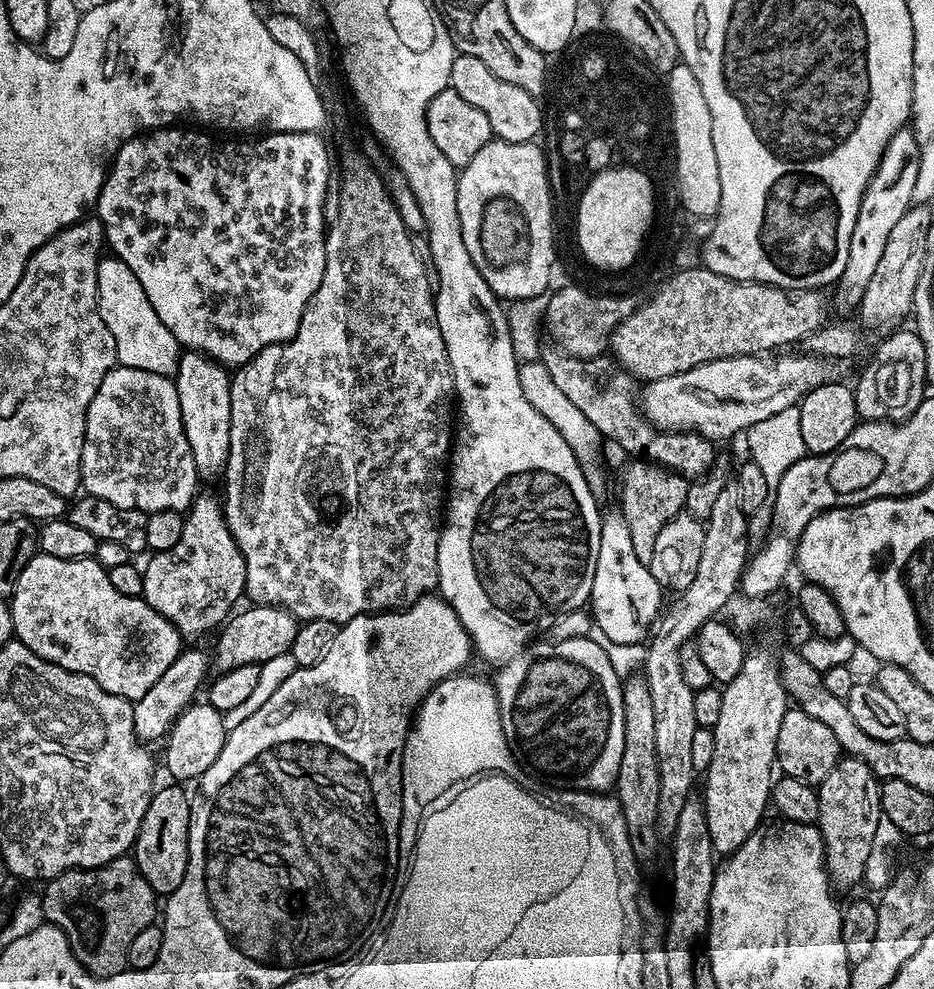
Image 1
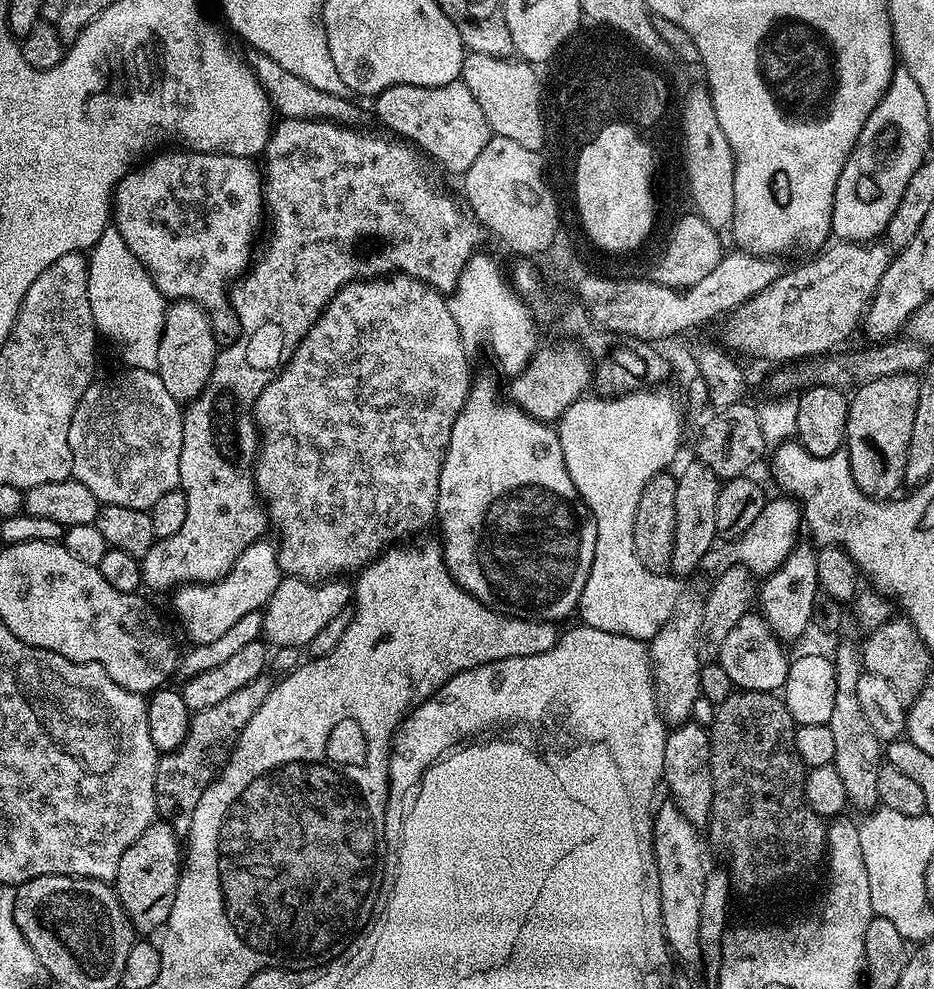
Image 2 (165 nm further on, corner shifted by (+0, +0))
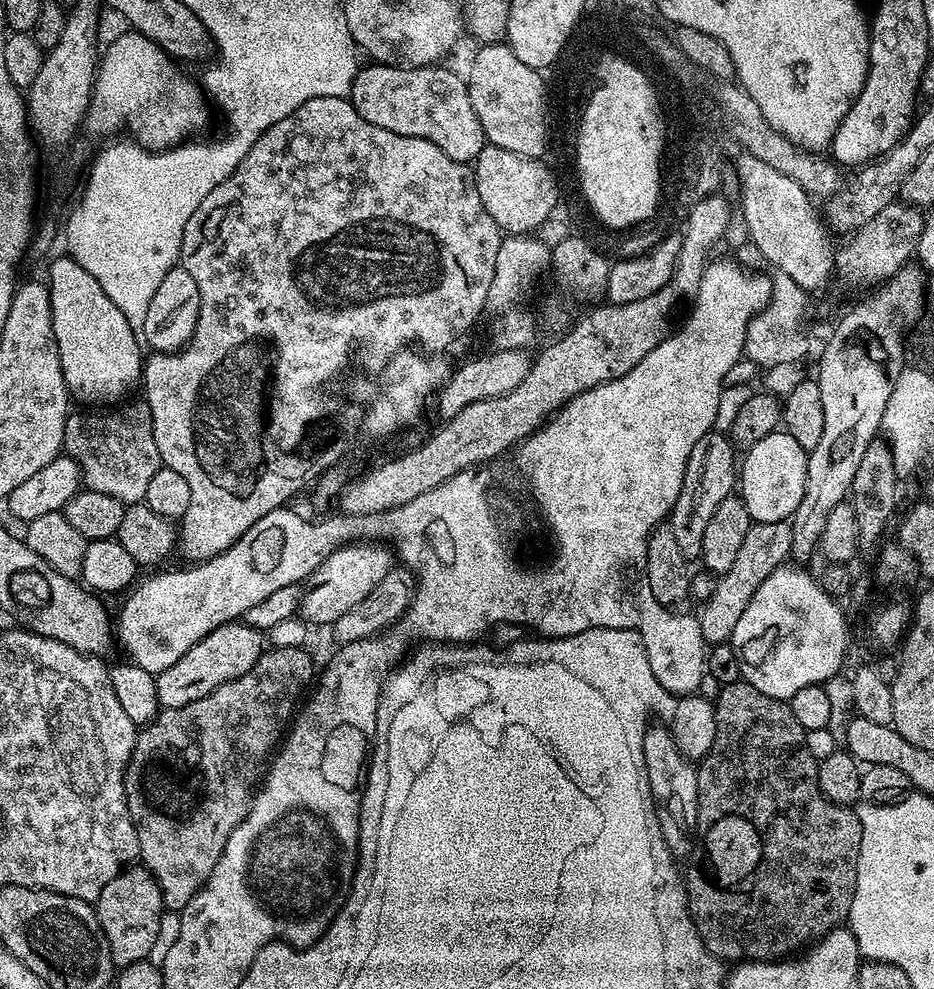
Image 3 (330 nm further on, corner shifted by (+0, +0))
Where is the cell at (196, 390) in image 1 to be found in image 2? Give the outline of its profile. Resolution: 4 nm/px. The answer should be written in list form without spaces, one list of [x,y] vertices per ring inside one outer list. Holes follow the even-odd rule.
[[[178,300],[167,305],[164,325],[158,342],[158,366],[162,386],[170,390],[175,400],[191,402],[202,394],[214,370],[218,351],[218,337],[212,331],[208,314],[193,300]]]

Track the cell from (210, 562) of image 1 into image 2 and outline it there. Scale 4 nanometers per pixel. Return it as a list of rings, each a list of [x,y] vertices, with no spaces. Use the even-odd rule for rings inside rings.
[[[281,119],[273,127],[272,137],[268,139],[268,145],[262,153],[262,179],[264,181],[264,203],[267,215],[272,220],[272,233],[268,236],[268,245],[264,248],[264,257],[257,259],[249,267],[248,271],[235,281],[230,288],[232,308],[236,311],[238,321],[238,335],[227,346],[221,347],[216,354],[214,370],[210,374],[208,384],[202,390],[202,394],[196,397],[183,409],[184,425],[182,426],[182,454],[178,458],[178,470],[180,471],[180,488],[186,494],[186,519],[178,529],[178,534],[170,534],[170,538],[162,538],[146,550],[146,554],[140,560],[140,569],[144,579],[143,587],[153,588],[156,592],[164,592],[175,589],[177,586],[186,584],[210,584],[223,579],[225,575],[238,561],[239,556],[252,543],[265,535],[264,527],[269,527],[270,521],[266,515],[265,505],[256,491],[256,477],[254,465],[262,443],[261,433],[256,427],[254,409],[258,394],[273,378],[280,369],[291,360],[296,345],[304,337],[312,323],[317,320],[320,313],[330,303],[336,292],[342,290],[344,285],[351,284],[353,280],[375,280],[387,277],[389,274],[403,274],[413,276],[424,284],[430,284],[437,292],[452,294],[457,291],[460,275],[466,266],[466,262],[481,247],[480,232],[482,225],[471,211],[463,203],[460,204],[452,196],[447,196],[436,185],[434,177],[428,173],[425,157],[413,145],[399,139],[389,138],[387,135],[375,136],[372,132],[363,132],[363,127],[337,124],[331,120],[290,120]]]

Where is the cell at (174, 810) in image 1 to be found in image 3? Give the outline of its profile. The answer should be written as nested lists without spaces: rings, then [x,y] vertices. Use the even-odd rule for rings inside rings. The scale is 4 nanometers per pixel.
[[[129,866],[119,872],[102,890],[94,902],[96,917],[110,942],[113,965],[123,966],[149,959],[160,936],[160,919],[166,915],[162,890],[158,882],[143,866]]]

